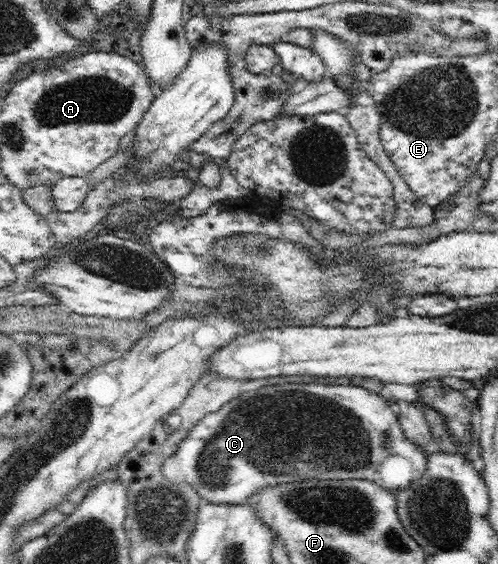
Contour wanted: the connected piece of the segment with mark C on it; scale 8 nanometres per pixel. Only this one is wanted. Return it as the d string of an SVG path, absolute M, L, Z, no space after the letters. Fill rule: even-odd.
M282 384L280 388L276 386L266 386L262 396L262 390L256 392L256 396L242 394L234 398L232 402L223 405L222 409L216 412L208 413L207 416L197 423L197 426L191 428L189 433L178 442L174 454L163 461L161 468L162 474L170 481L178 484L189 484L198 494L199 498L206 498L210 503L235 505L245 501L250 501L258 490L282 484L282 482L294 482L304 479L326 479L326 480L348 480L348 479L366 479L378 483L382 488L398 494L400 490L410 486L411 482L418 480L427 467L427 452L418 447L416 443L404 437L404 429L400 427L399 418L394 410L388 406L388 402L380 396L374 394L362 386L336 386L336 384Z

